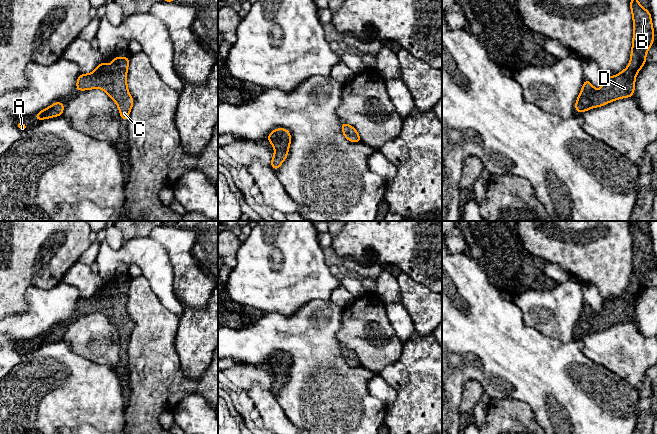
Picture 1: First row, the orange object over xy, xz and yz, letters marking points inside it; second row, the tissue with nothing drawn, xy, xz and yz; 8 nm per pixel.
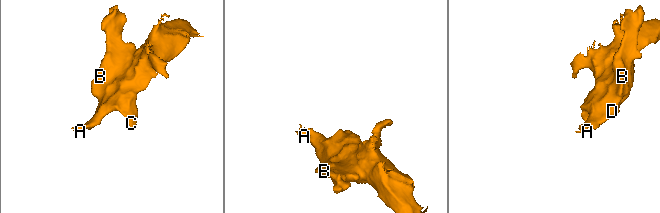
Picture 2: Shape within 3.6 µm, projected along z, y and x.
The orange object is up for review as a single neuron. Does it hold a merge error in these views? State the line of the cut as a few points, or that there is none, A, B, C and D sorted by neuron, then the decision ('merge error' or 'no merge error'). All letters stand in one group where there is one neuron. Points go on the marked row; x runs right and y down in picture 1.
cut none; groups A B C D; no merge error

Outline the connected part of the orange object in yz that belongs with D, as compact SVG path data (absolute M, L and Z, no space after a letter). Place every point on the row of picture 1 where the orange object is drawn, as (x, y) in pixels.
M630 0L630 8L633 17L633 41L629 65L615 76L603 77L600 90L596 90L585 78L575 103L576 113L634 96L635 78L646 64L646 54L654 42L655 32L650 11L643 8L638 0Z

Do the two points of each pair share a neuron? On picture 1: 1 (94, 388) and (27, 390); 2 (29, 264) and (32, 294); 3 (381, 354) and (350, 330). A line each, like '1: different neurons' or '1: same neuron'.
1: same neuron
2: different neurons
3: same neuron

